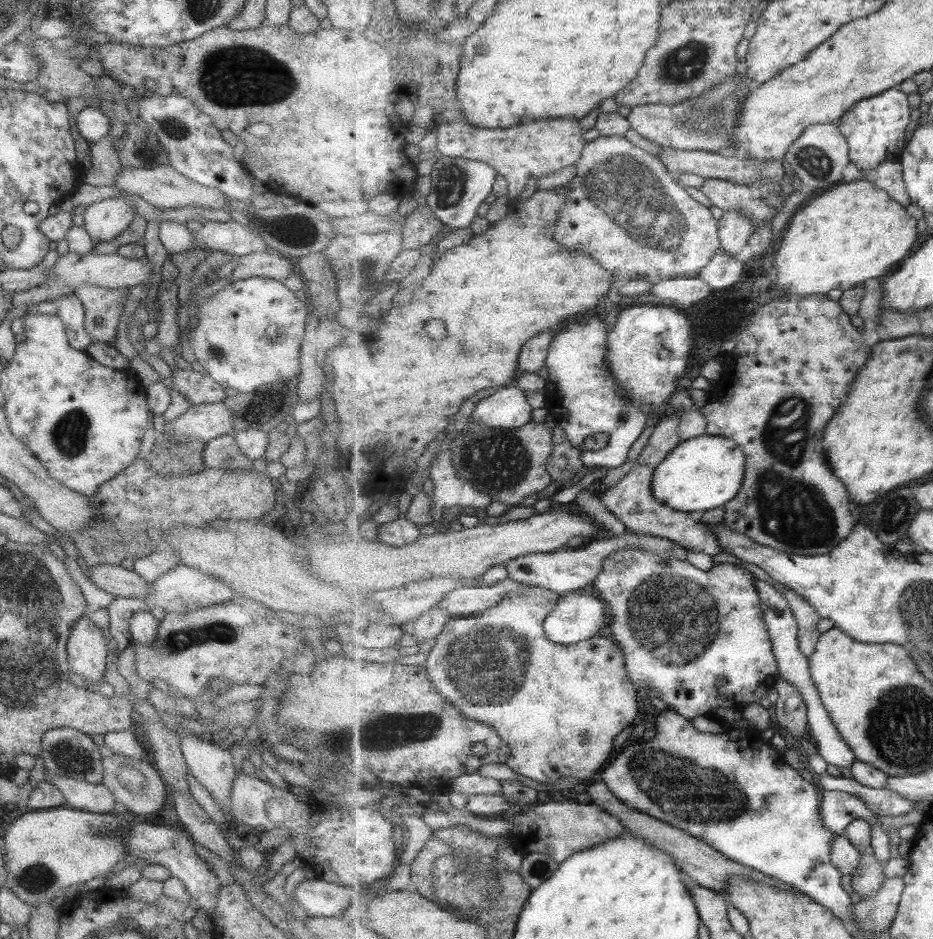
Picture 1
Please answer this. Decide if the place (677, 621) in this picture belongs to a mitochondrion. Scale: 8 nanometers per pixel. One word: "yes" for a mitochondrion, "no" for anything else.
yes

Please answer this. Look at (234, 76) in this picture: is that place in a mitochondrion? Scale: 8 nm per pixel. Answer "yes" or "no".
yes

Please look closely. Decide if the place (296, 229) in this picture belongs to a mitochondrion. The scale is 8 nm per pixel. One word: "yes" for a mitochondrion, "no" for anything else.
yes

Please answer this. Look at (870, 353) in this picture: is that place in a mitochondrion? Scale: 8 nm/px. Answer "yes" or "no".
no

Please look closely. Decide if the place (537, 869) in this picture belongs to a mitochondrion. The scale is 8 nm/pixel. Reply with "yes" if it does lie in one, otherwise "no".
yes

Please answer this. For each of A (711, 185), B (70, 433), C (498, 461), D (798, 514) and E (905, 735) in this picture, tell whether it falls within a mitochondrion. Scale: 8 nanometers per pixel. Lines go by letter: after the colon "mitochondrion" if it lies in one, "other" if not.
A: other
B: mitochondrion
C: mitochondrion
D: mitochondrion
E: mitochondrion

